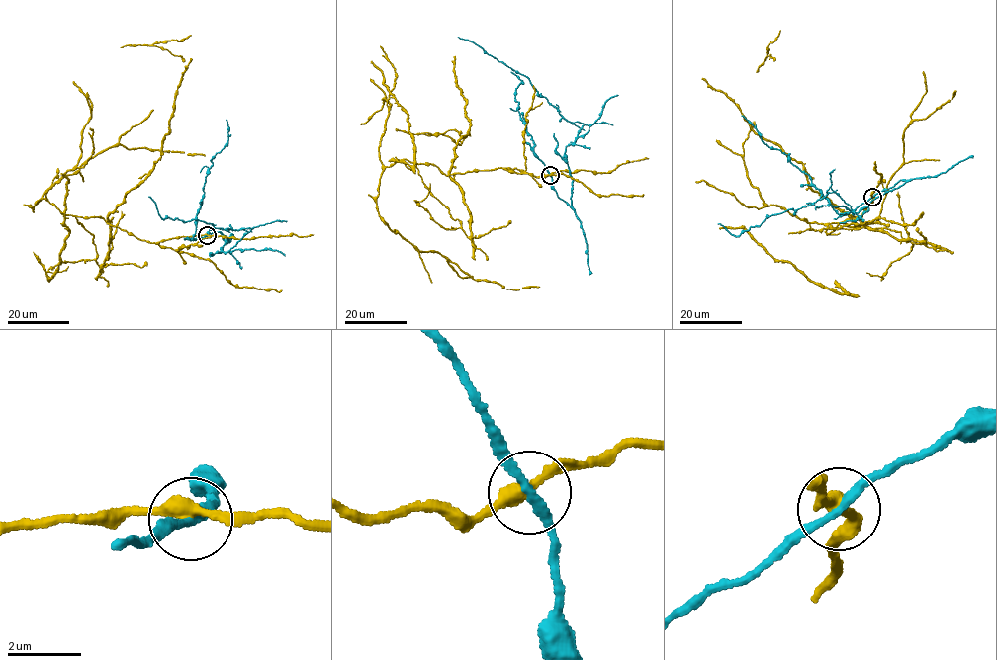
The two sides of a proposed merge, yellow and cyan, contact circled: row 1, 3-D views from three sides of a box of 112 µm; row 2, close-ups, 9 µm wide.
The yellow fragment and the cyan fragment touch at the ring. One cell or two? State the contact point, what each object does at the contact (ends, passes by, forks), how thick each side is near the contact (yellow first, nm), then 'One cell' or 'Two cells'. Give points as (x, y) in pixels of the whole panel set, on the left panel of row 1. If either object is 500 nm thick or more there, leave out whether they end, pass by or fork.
Place: (207, 235). At the ring yellow passes by. At the ring cyan passes by. Thickness 340 nm (yellow) against 240 nm. Two cells

